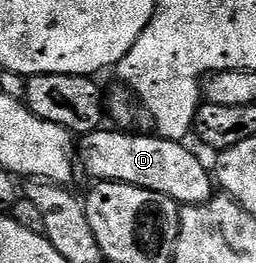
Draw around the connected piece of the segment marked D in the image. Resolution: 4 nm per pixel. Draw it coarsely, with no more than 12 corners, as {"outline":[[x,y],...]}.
{"outline":[[90,130],[77,162],[88,179],[160,199],[212,197],[200,155],[155,132]]}

